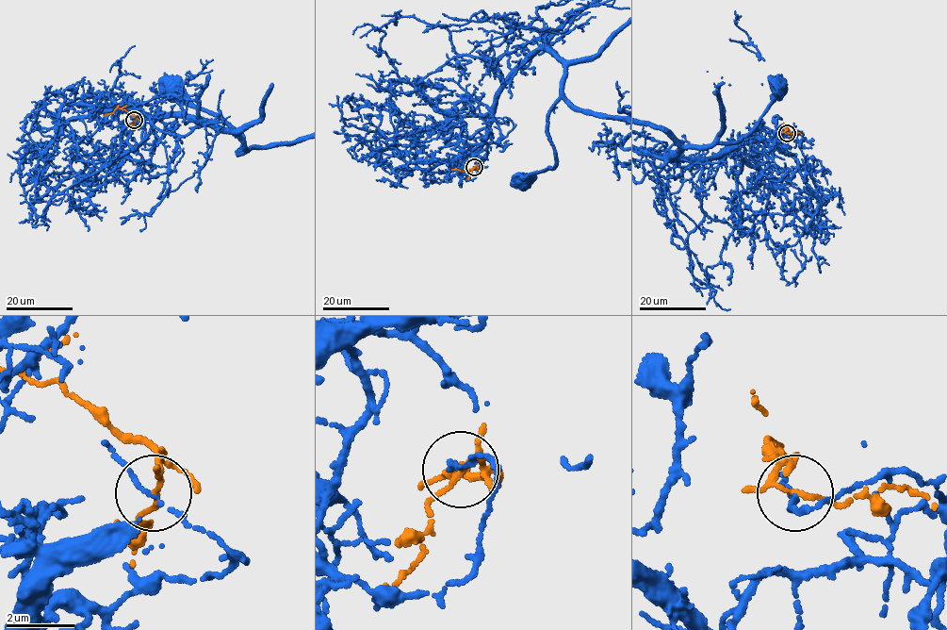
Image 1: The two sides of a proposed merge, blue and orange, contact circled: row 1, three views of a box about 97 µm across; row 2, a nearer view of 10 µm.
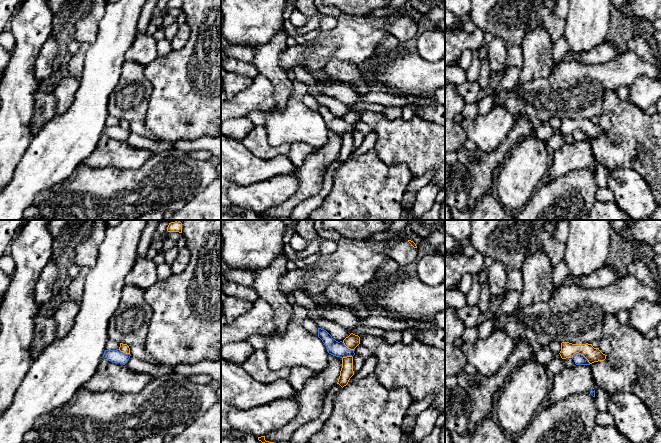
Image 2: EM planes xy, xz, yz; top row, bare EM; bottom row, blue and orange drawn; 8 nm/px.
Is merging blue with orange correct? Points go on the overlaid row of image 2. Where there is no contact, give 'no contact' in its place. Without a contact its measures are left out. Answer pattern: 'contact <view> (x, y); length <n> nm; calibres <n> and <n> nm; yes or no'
contact yz (580, 354); length 170 nm; calibres 90 and 120 nm; no

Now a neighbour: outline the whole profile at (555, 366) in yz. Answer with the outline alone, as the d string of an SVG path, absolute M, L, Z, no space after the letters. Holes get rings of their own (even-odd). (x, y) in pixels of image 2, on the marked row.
M554 357L546 366L546 372L552 378L553 376L559 374L562 372L562 370L565 368L563 359Z

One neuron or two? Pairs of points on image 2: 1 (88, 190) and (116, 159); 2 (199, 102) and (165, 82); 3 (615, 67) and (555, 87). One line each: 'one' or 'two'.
1: two
2: one
3: one

